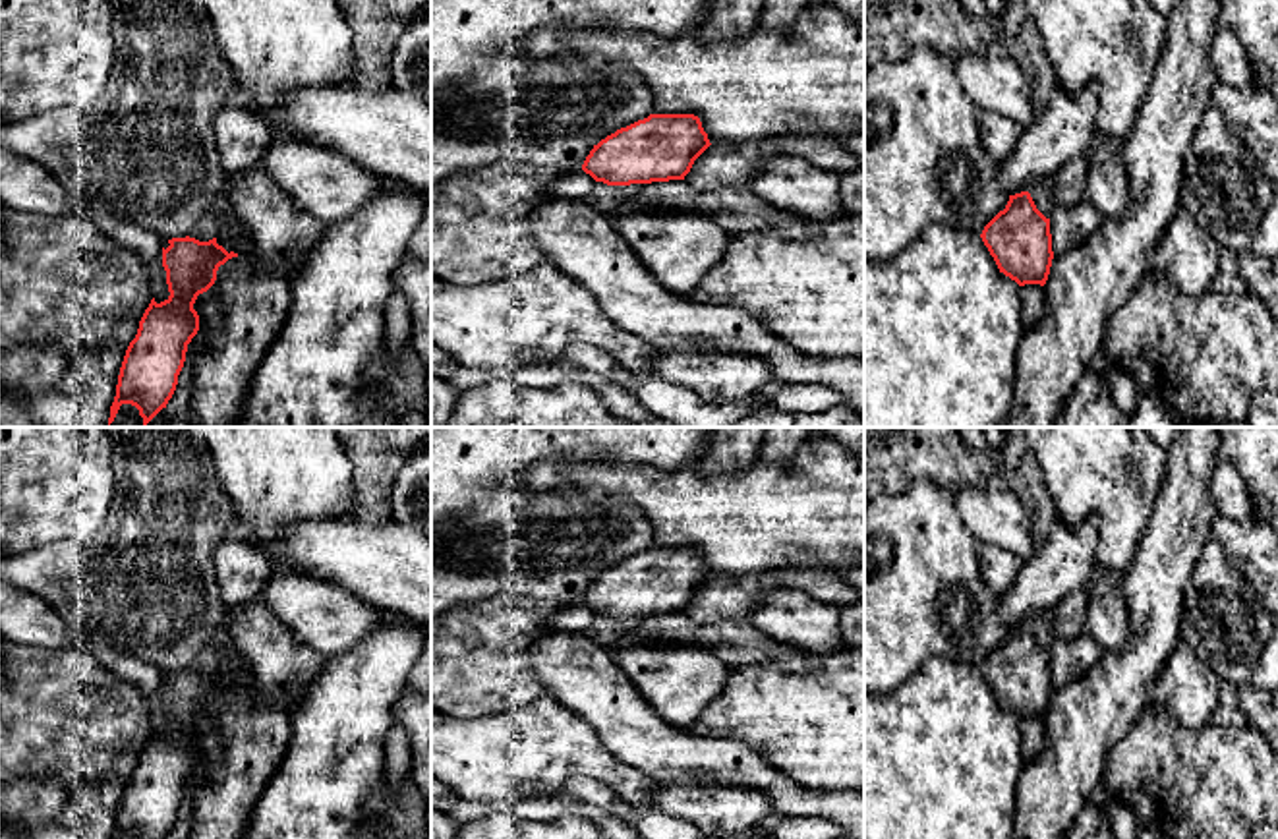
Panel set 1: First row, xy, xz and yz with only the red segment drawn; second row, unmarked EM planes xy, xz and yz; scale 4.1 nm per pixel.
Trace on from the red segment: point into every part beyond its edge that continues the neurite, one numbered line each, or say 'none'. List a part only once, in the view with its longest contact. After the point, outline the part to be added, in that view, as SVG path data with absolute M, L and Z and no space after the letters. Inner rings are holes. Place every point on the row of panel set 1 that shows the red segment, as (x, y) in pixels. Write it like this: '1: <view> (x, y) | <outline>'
none

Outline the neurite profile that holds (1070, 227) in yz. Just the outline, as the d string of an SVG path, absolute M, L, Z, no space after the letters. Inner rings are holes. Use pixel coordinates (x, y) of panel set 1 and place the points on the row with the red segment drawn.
M1089 199L1071 207L1056 207L1050 217L1054 255L1063 255L1087 242L1102 224L1102 218L1102 213Z

